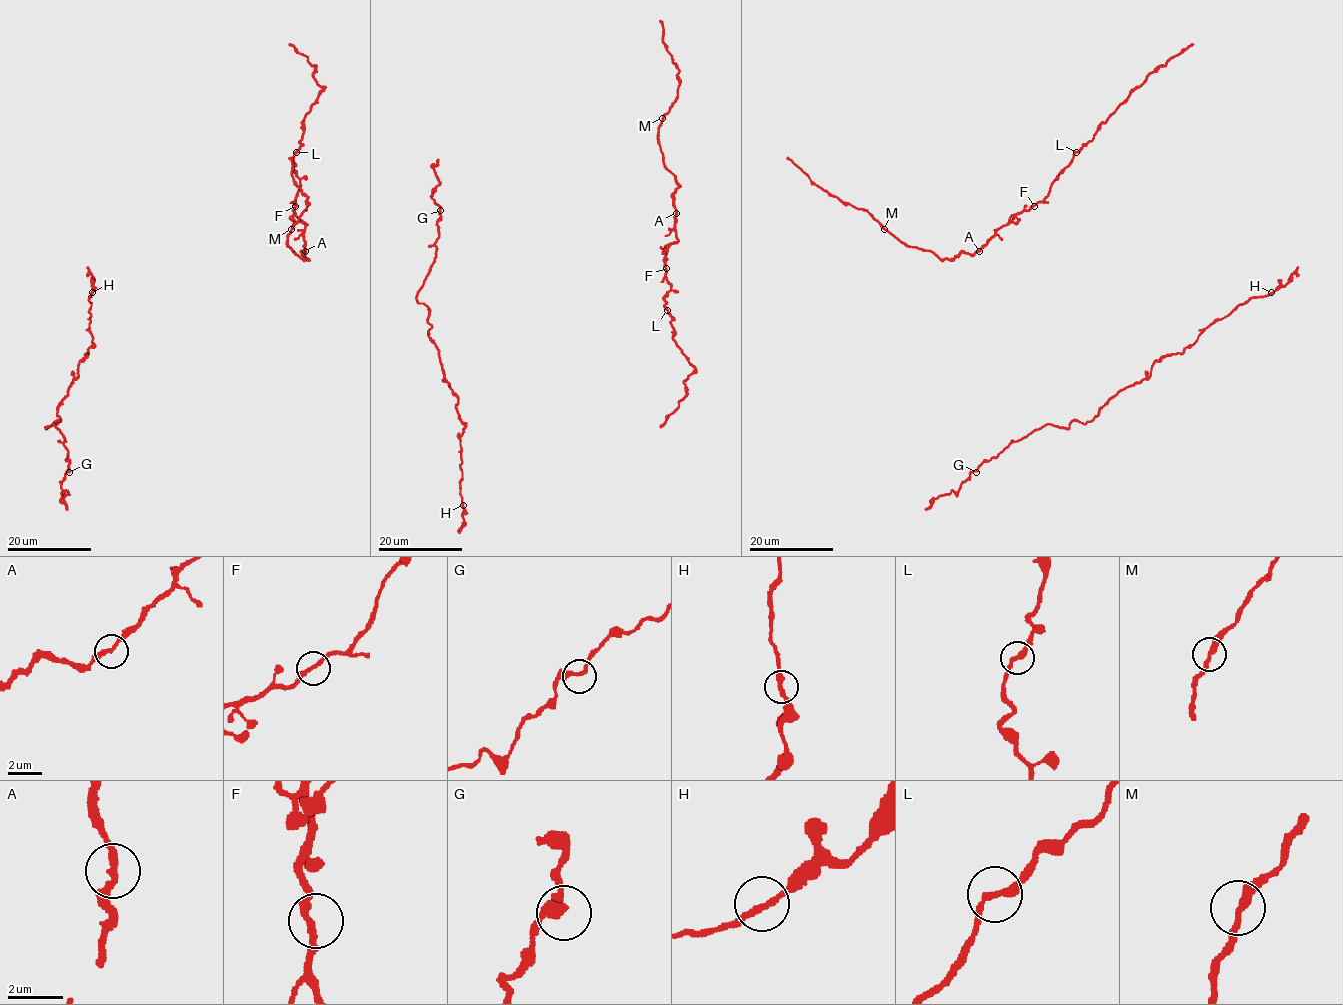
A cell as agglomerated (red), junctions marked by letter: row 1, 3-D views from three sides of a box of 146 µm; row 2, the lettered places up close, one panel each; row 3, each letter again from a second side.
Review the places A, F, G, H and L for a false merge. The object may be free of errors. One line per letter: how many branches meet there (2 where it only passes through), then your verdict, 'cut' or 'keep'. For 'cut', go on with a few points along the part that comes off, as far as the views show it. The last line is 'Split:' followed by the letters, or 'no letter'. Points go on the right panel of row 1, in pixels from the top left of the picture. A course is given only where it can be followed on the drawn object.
A: 2 branches meet; keep
F: 2 branches meet; keep
G: 2 branches meet; keep
H: 2 branches meet; keep
L: 2 branches meet; keep
Split: no letter

